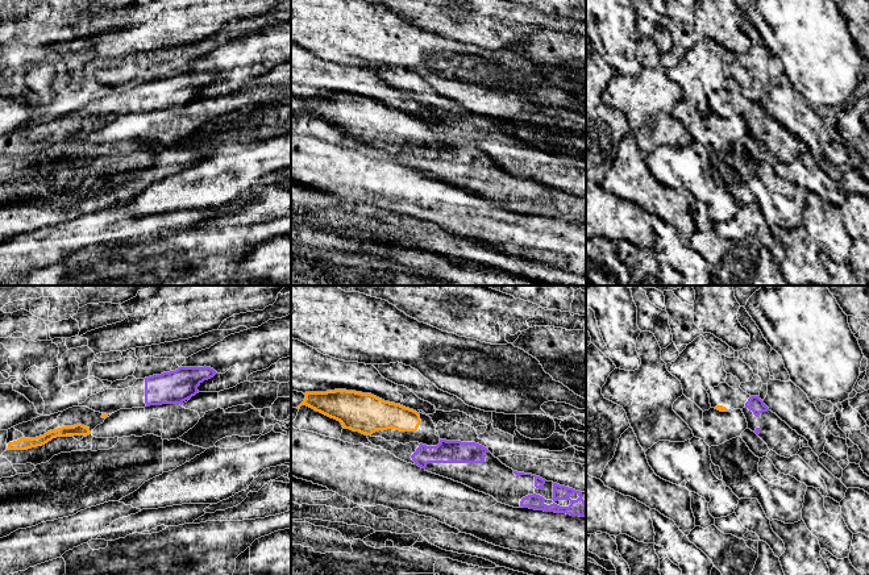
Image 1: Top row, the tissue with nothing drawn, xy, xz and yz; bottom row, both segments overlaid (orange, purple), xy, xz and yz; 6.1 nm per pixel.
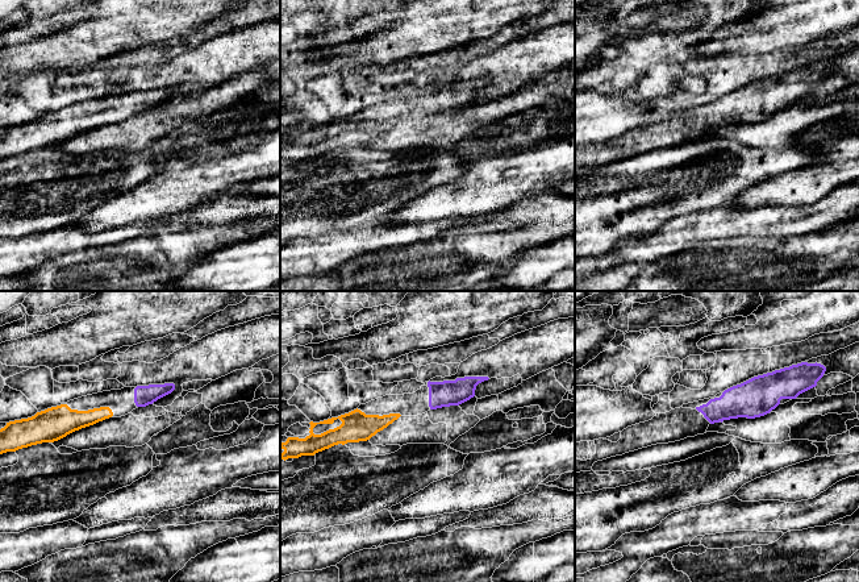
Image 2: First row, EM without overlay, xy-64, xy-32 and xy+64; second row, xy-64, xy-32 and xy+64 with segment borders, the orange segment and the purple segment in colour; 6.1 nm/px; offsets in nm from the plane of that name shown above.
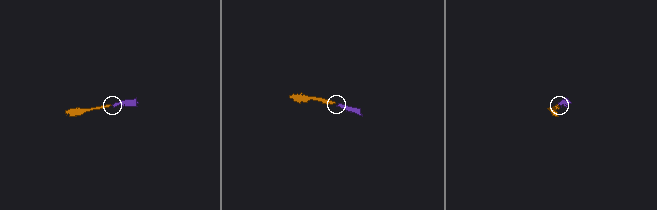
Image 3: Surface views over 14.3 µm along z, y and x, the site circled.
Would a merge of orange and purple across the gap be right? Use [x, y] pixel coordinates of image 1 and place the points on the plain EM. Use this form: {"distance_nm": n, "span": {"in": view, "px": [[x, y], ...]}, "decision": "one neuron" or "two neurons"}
{"distance_nm": 90, "span": {"in": "xz", "px": [[415, 136], [420, 149]]}, "decision": "one neuron"}

